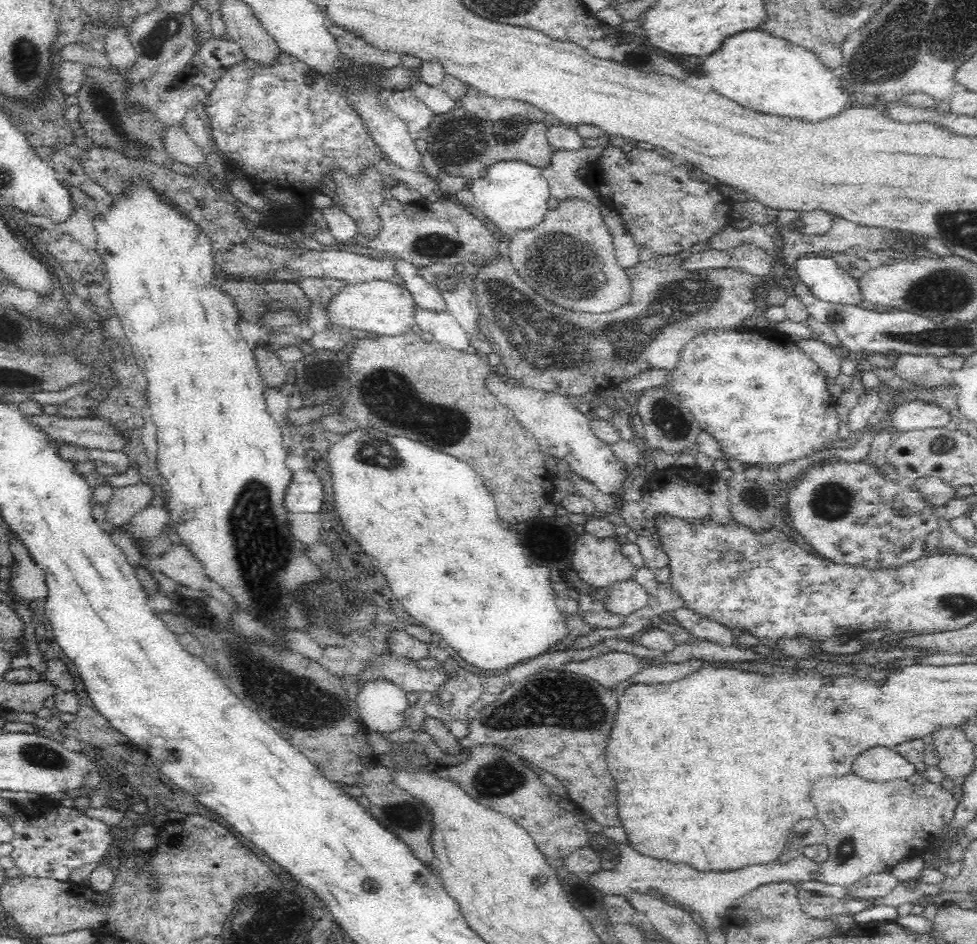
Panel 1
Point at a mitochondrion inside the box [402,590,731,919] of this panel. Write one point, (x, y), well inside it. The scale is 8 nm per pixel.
(561, 702)

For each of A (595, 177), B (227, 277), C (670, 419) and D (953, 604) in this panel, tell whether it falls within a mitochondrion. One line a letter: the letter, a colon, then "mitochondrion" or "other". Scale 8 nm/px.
A: other
B: other
C: mitochondrion
D: mitochondrion

